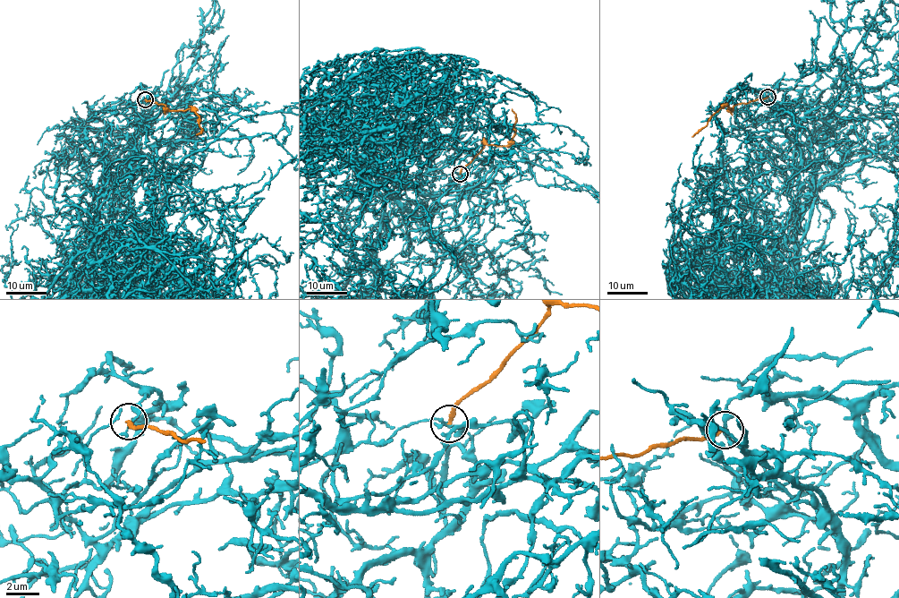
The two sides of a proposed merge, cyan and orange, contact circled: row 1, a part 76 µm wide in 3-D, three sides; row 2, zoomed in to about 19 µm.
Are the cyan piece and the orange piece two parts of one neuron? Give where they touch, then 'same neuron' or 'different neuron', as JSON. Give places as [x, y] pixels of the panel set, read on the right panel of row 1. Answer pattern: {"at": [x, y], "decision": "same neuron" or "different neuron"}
{"at": [767, 97], "decision": "different neuron"}

